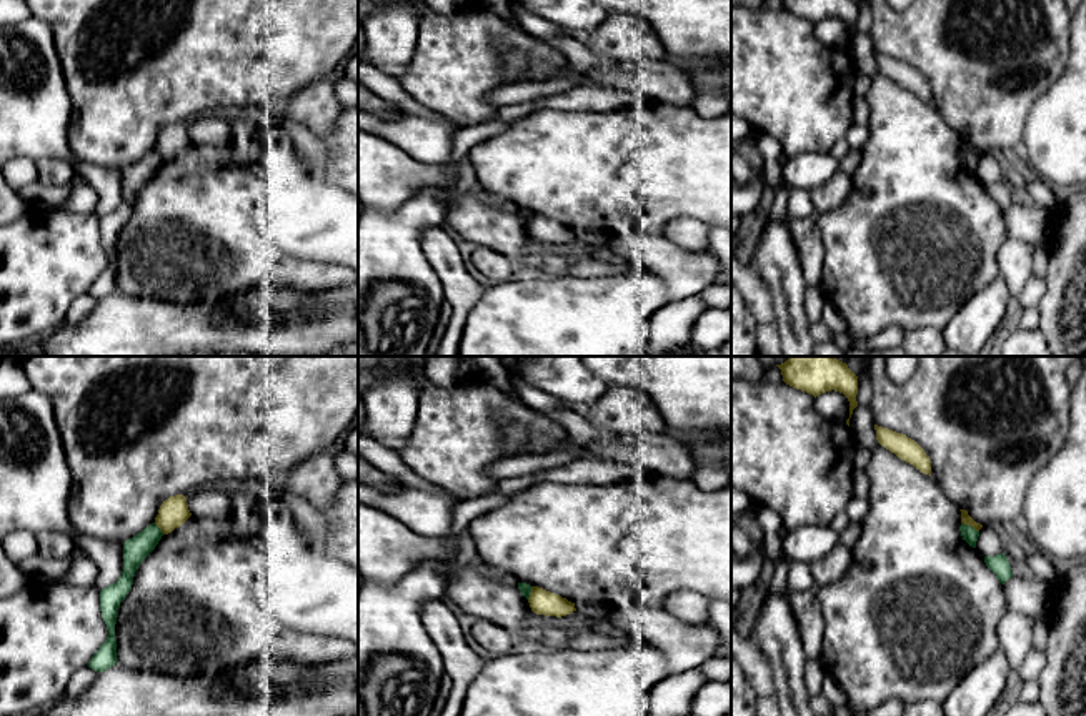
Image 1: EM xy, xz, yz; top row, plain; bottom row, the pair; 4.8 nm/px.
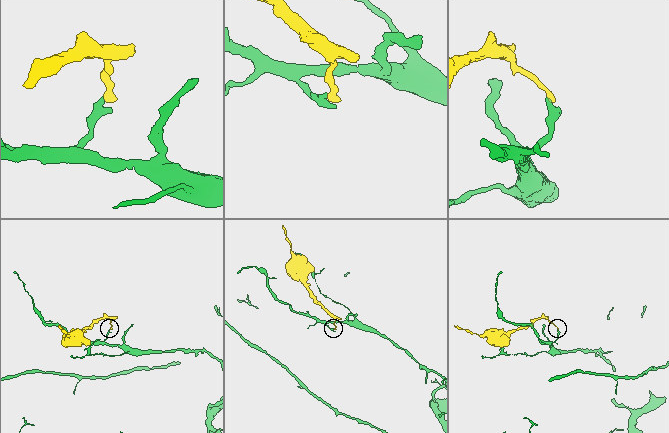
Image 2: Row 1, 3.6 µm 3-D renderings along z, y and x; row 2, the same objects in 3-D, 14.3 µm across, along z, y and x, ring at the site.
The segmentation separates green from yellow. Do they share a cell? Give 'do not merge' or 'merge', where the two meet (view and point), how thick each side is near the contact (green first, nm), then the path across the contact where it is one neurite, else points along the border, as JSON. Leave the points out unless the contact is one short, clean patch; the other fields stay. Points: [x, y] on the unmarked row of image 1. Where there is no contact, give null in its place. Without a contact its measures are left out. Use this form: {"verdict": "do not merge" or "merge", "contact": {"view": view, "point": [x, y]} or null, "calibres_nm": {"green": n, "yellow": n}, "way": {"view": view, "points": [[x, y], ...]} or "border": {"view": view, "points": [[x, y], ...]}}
{"verdict": "do not merge", "contact": {"view": "yz", "point": [970, 154]}, "calibres_nm": {"green": 80, "yellow": 50}, "border": {"view": "yz", "points": [[961, 149], [978, 159]]}}

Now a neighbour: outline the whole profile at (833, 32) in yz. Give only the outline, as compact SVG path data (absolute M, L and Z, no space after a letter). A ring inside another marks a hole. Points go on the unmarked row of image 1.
M826 18L814 25L816 37L829 48L844 48L849 45L849 28L839 18Z

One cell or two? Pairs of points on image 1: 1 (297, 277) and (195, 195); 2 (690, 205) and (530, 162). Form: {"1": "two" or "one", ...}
{"1": "one", "2": "one"}

